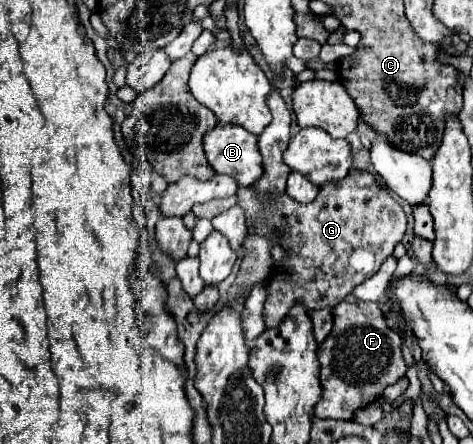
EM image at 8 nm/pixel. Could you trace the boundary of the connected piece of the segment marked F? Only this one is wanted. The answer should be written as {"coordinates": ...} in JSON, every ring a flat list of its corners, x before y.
{"coordinates":[[350,303,332,309,334,327,318,349,322,367,322,399,314,409,320,419,348,421,354,413,376,401,388,385,394,385,406,373,406,363,400,351,400,335,386,325,378,303]]}

